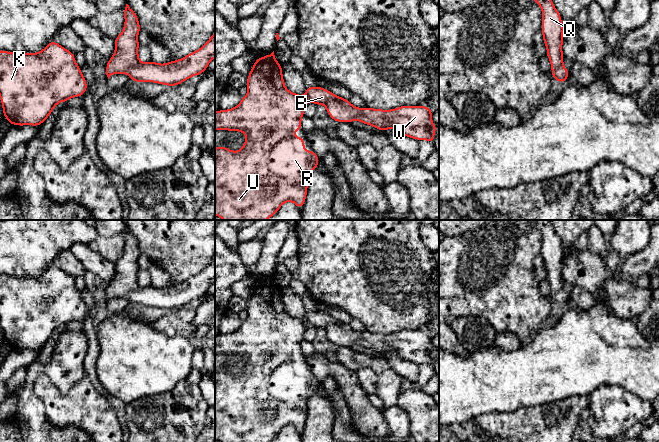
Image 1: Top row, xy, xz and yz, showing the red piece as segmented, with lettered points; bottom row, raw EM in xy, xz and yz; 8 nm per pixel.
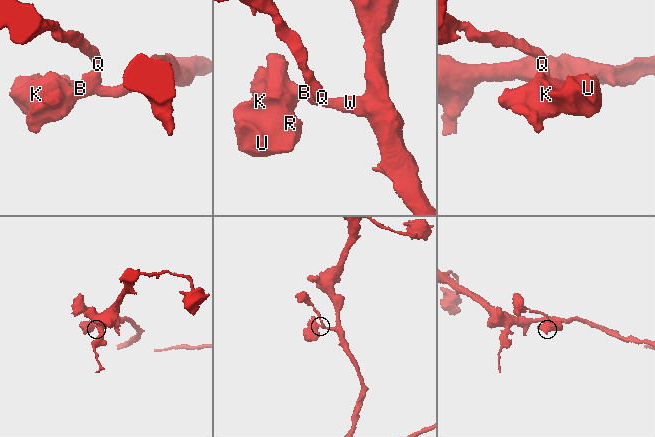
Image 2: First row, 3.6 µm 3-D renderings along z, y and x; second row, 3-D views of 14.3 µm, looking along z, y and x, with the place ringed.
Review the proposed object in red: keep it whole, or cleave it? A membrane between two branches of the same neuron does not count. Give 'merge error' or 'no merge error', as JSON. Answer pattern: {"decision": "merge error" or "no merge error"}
{"decision": "no merge error"}

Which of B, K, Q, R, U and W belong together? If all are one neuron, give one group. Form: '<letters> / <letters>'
B K Q R U W

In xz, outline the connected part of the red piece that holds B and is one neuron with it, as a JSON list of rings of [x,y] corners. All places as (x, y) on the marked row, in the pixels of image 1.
[[[274,51],[270,55],[255,60],[248,74],[248,93],[241,102],[232,109],[215,112],[215,130],[240,131],[246,135],[246,141],[239,151],[231,151],[227,147],[215,148],[215,215],[223,220],[267,220],[277,213],[286,202],[292,201],[302,209],[308,189],[308,175],[317,168],[320,158],[316,153],[304,148],[304,138],[295,137],[294,131],[302,130],[301,118],[308,101],[315,105],[324,105],[329,116],[338,122],[350,123],[358,120],[373,126],[379,131],[396,129],[399,134],[416,140],[427,140],[434,143],[434,132],[438,128],[432,123],[432,110],[425,105],[404,105],[396,109],[382,110],[374,108],[358,108],[348,99],[338,97],[323,87],[306,87],[304,96],[290,92],[284,84],[282,65],[275,59]]]

